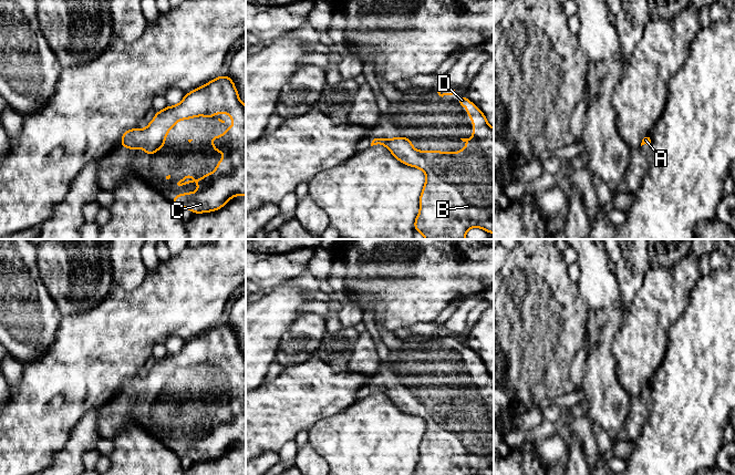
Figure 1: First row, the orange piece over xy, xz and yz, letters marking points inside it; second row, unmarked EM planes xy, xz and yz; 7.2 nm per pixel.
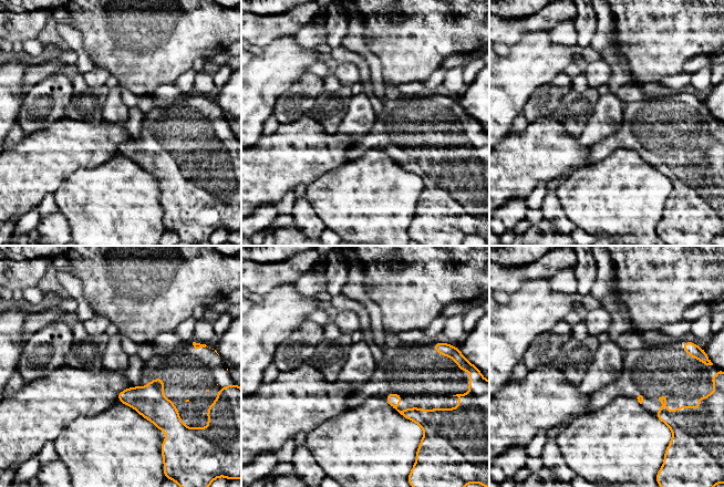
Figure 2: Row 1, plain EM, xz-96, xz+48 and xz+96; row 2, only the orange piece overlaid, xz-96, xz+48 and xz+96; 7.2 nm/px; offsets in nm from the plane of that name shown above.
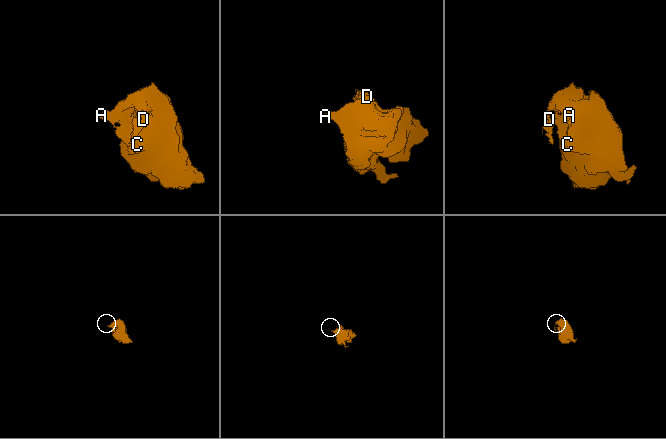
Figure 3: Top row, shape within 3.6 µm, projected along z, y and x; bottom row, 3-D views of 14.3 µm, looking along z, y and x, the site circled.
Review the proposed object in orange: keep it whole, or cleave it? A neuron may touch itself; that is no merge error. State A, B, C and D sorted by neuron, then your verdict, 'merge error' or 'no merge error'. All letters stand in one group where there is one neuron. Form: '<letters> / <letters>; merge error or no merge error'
A B C D; no merge error

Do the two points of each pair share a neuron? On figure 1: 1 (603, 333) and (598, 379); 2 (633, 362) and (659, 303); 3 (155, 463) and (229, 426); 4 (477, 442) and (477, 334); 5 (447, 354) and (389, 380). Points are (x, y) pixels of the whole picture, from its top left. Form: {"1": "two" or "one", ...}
{"1": "one", "2": "one", "3": "two", "4": "two", "5": "one"}

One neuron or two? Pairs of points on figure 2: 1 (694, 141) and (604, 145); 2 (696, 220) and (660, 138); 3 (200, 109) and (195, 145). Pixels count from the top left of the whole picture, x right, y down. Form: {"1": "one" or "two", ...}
{"1": "one", "2": "one", "3": "one"}

